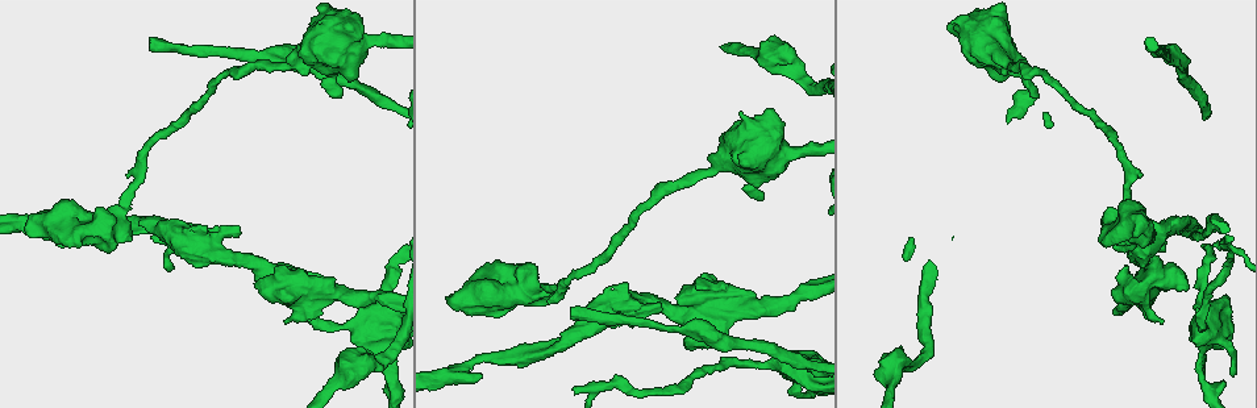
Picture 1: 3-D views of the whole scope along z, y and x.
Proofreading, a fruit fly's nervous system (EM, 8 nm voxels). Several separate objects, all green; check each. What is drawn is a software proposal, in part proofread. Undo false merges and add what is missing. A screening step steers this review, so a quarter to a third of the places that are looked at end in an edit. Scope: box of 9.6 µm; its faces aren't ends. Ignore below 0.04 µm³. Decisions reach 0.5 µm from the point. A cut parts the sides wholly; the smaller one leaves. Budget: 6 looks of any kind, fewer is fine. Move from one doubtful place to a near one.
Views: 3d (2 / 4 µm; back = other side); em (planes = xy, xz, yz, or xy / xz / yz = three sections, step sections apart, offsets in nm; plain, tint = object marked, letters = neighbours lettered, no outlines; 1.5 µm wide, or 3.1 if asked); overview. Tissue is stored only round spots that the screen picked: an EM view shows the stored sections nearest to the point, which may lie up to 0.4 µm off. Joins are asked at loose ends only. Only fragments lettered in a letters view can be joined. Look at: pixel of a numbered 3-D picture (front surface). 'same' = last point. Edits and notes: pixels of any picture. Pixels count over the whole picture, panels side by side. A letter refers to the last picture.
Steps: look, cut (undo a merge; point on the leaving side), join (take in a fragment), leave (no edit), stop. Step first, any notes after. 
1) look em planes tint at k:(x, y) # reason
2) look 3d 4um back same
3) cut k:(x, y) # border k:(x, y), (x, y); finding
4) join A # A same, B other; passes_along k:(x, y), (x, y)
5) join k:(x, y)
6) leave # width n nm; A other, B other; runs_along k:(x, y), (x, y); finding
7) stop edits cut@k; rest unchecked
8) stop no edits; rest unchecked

look em planes tint at 1:(128, 206) # sudden change in width

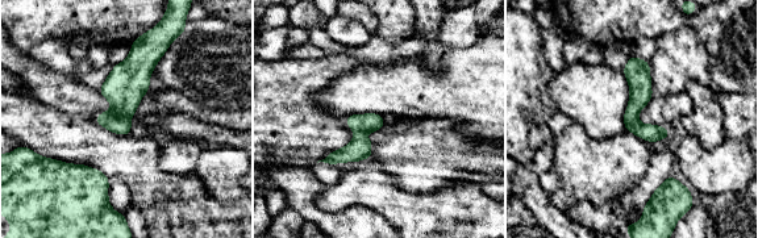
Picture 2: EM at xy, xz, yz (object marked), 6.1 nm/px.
look em planes letters same # see the neighbours

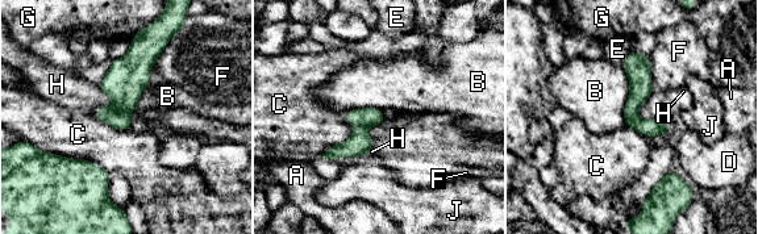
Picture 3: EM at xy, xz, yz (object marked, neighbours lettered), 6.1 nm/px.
leave # A other, B other, C other, D other, E other, F other, G other, H other, J other; runs_along 3:(636, 55), (633, 116), (653, 133); continuous, no second neuron

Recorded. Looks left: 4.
look em xy step 8 tint at 1:(660, 302) # an open end

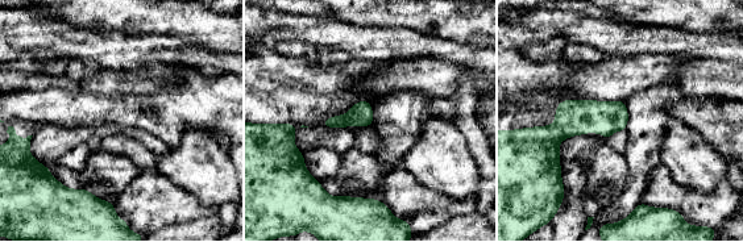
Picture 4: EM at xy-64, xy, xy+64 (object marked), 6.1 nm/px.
look em planes tint same

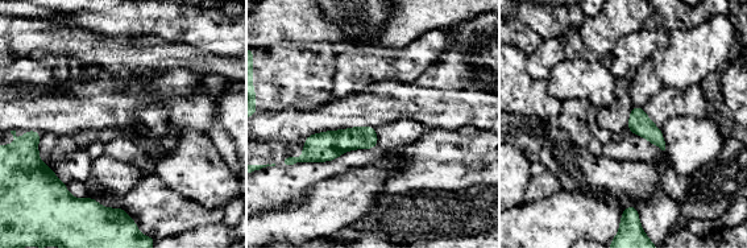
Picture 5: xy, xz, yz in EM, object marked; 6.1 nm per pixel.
look em planes letters same

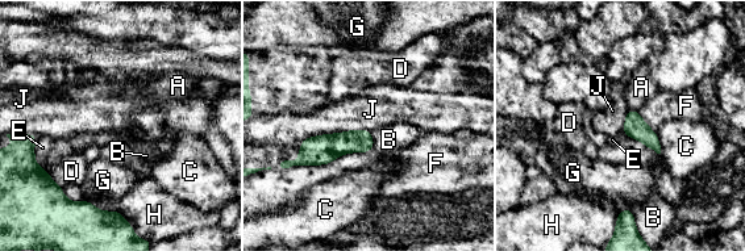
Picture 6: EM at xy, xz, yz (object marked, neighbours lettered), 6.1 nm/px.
leave # longest_contact F 550 nm; A other, B other, C other, D other, E other, F other, G other, H other, J other; border 6:(370, 130), (324, 133), (302, 141); no lettered fragment goes on from it

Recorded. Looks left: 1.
stop no edits; rest unchecked

